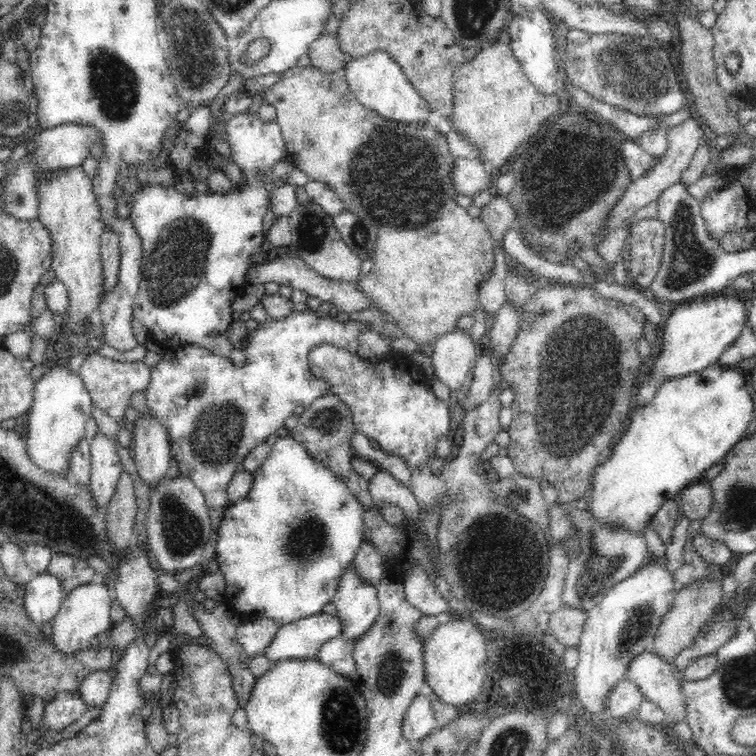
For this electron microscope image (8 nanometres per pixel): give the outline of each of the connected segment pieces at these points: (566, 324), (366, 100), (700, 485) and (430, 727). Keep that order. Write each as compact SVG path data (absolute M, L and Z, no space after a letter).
M559 283L546 287L539 285L523 309L510 352L503 358L493 358L489 350L493 366L500 363L504 385L514 393L507 454L518 473L552 484L560 503L583 498L584 485L589 483L593 470L600 464L600 452L611 447L616 437L623 433L629 414L635 408L631 398L642 368L638 342L647 320L636 306L604 298L589 284L583 287Z
M374 50L374 53L362 58L350 57L343 70L349 89L356 95L357 101L378 116L392 121L408 122L409 125L427 123L430 113L428 103L416 92L401 66L387 52Z
M699 479L686 485L678 496L682 516L690 520L704 518L713 502L712 493L711 486Z
M427 691L413 698L403 721L403 736L409 742L417 743L426 739L436 730L435 712L430 705Z

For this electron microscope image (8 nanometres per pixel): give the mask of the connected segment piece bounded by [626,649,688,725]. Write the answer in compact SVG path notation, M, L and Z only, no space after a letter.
M647 649L628 664L626 678L642 691L646 699L655 702L663 710L666 715L663 724L686 722L688 712L683 684L671 663Z

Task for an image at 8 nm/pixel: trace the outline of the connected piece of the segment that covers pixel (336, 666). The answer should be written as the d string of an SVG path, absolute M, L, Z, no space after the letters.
M335 636L327 640L317 652L317 659L328 665L338 674L356 680L355 661L353 660L353 644L344 636Z

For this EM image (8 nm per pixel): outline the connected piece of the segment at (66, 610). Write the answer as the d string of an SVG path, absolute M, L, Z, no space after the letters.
M88 583L78 586L65 595L58 614L51 620L51 639L57 652L74 654L93 644L94 638L112 629L110 609L114 590L103 583Z

